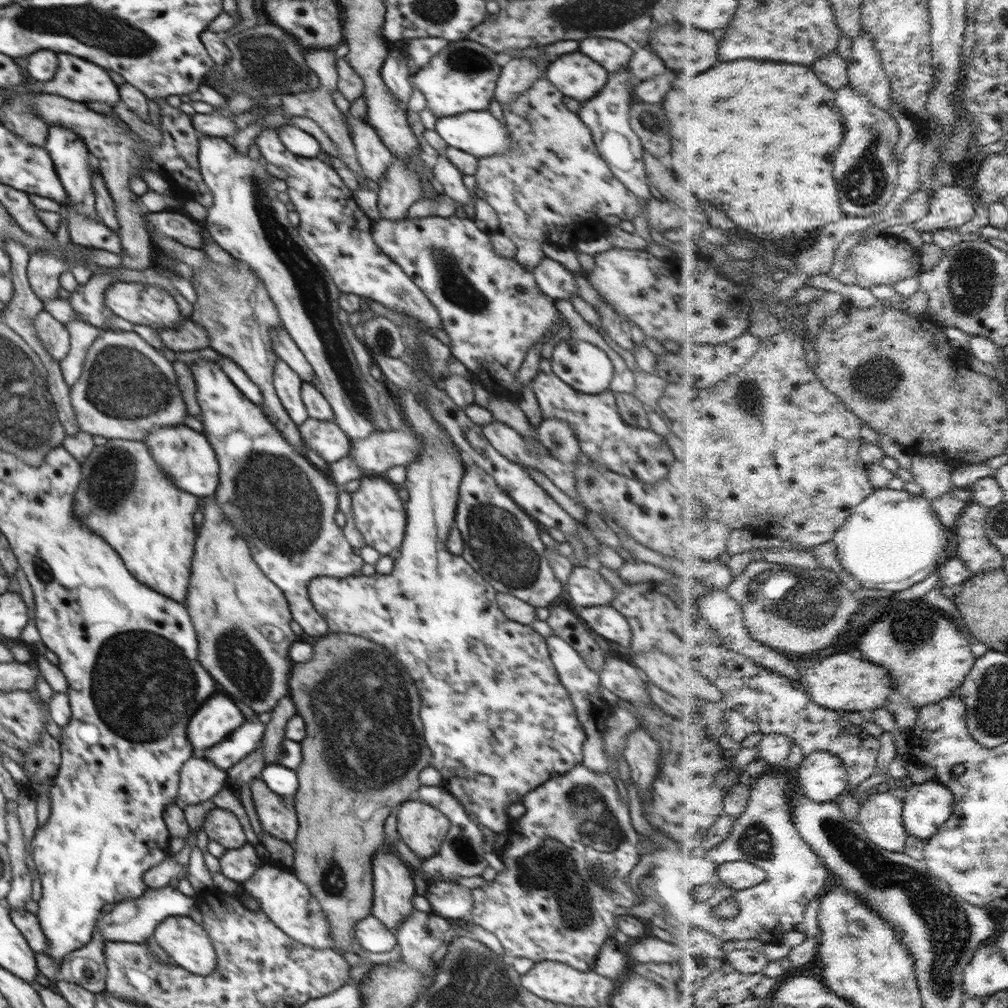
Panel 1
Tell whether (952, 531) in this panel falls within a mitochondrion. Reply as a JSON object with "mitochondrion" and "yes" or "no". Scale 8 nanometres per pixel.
{"mitochondrion":"no"}

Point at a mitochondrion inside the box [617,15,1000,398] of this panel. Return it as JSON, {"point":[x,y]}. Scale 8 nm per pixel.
{"point":[970,284]}

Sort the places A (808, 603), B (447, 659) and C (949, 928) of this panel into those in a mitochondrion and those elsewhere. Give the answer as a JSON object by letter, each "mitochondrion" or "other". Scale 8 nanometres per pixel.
{"A":"mitochondrion","B":"other","C":"mitochondrion"}

